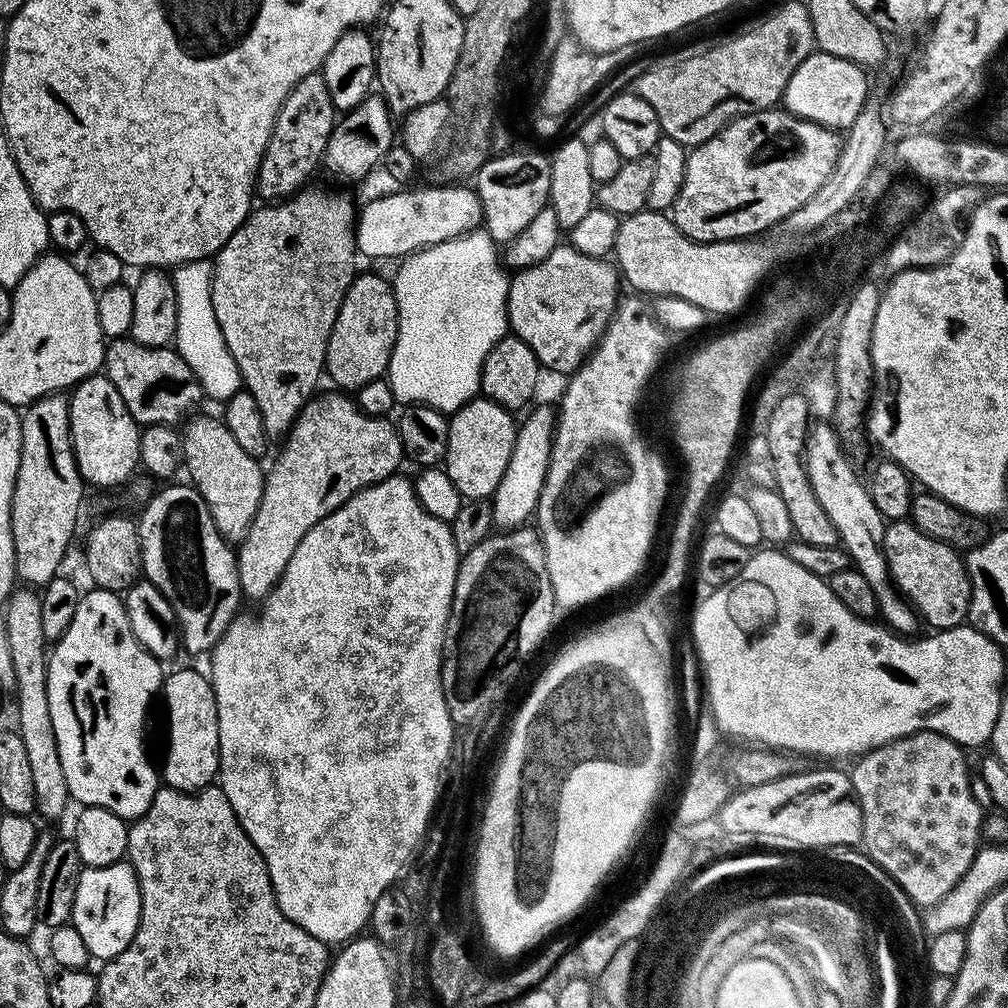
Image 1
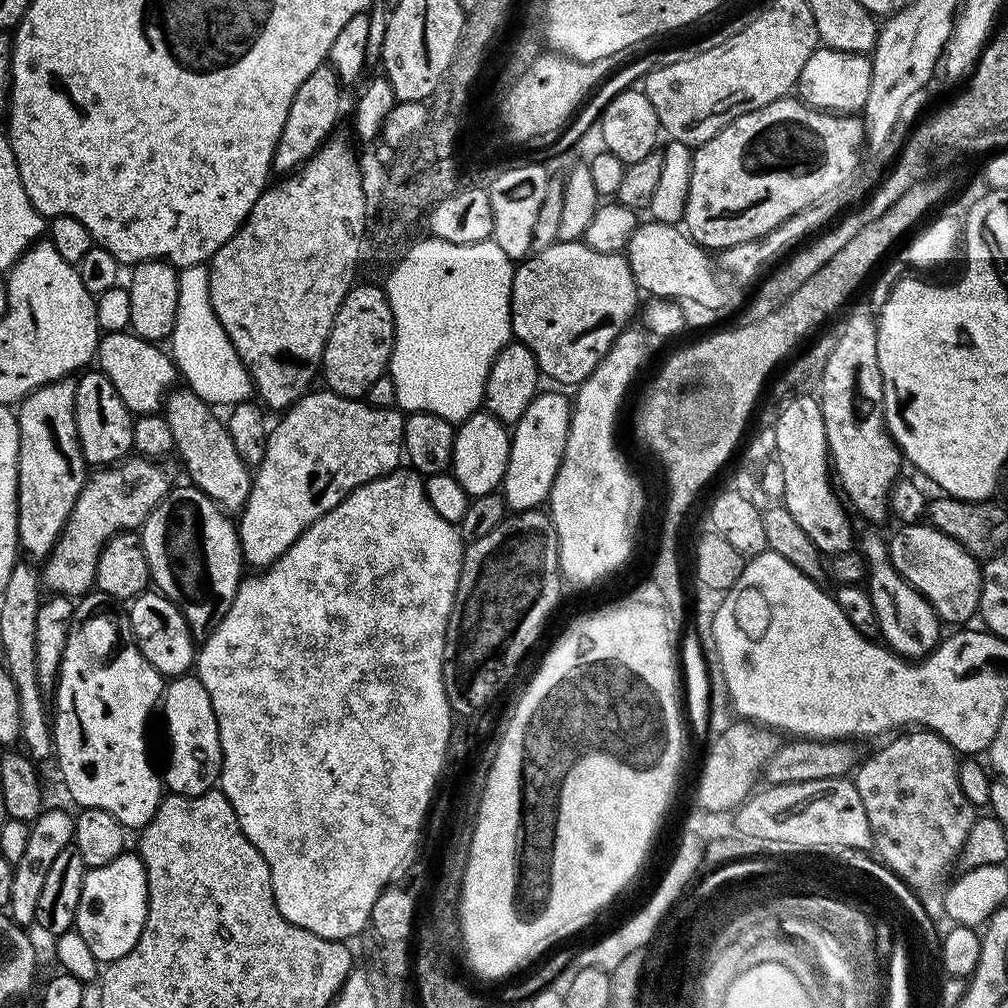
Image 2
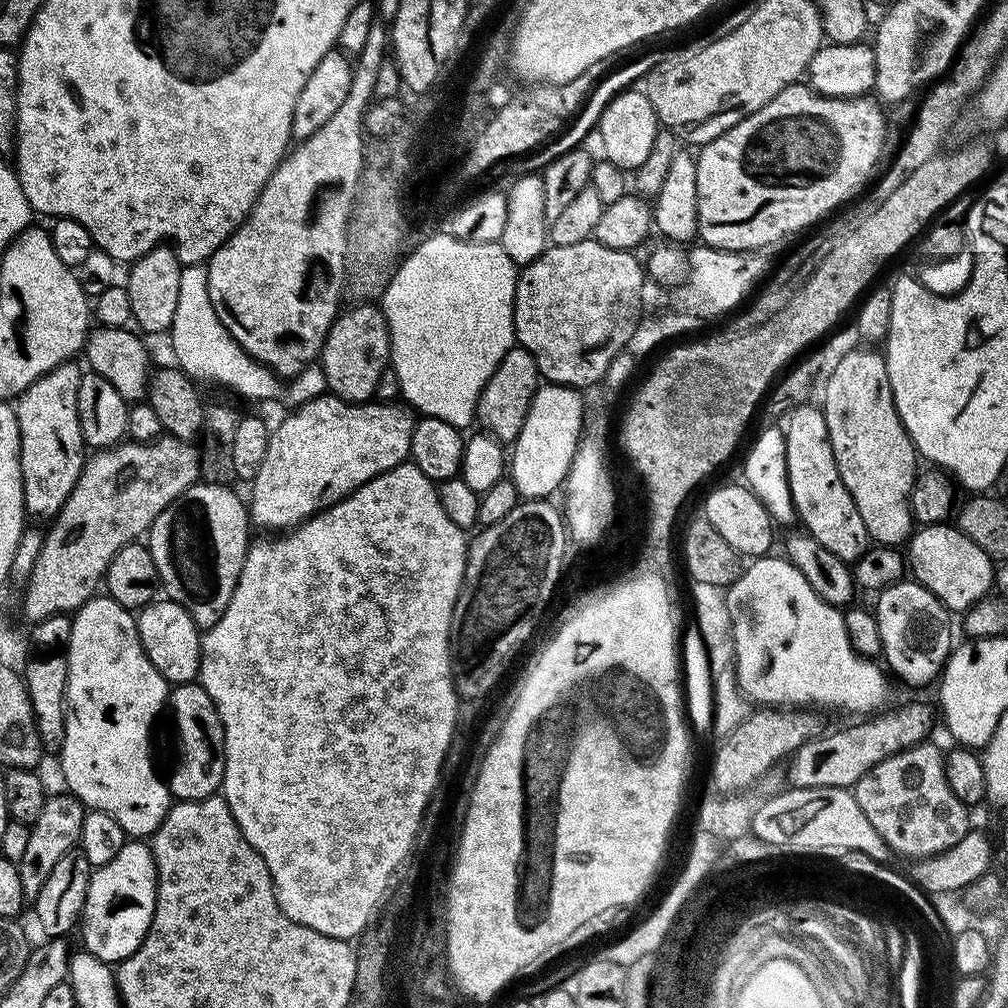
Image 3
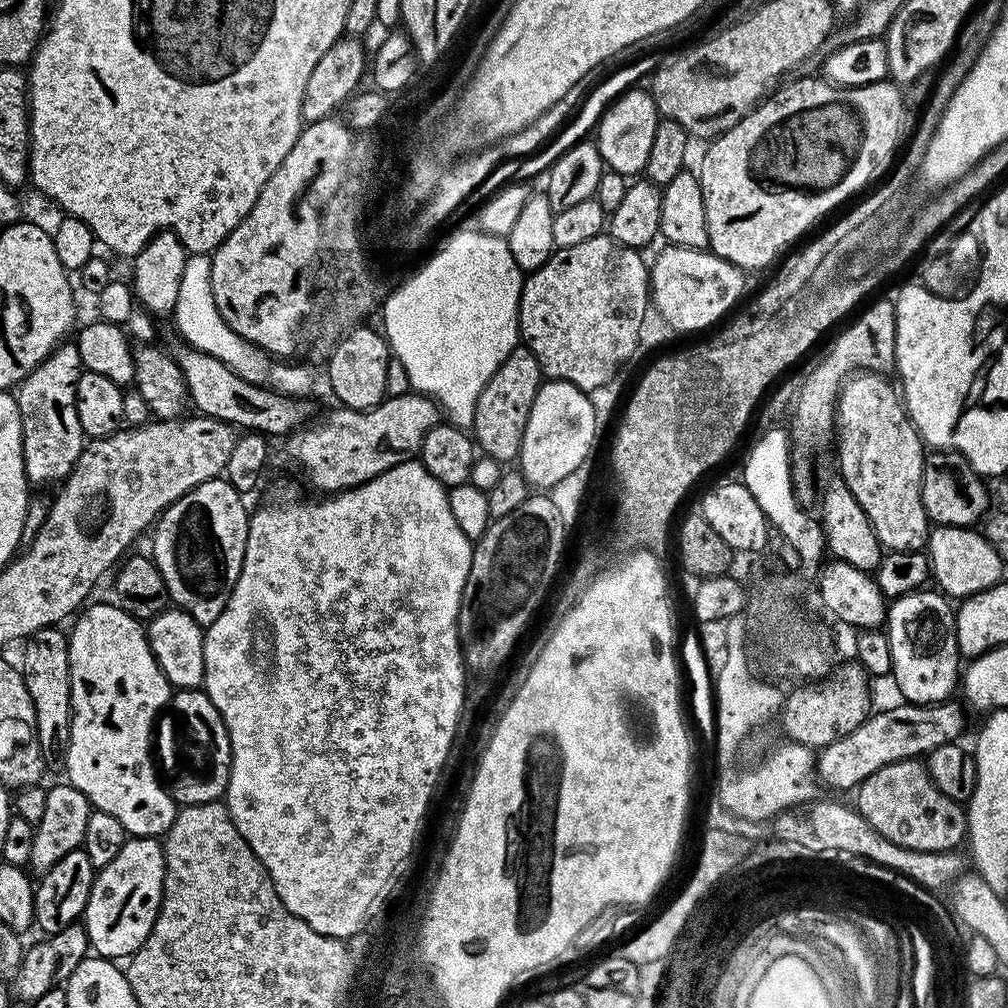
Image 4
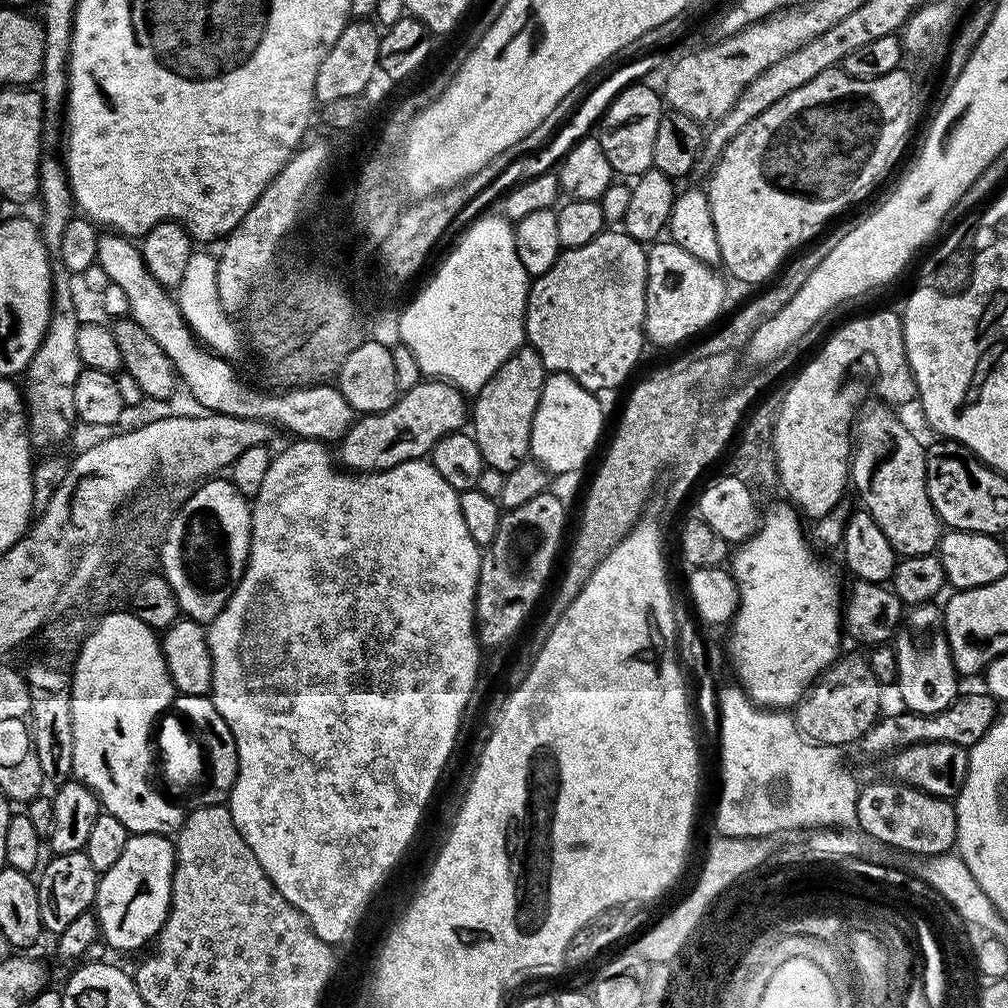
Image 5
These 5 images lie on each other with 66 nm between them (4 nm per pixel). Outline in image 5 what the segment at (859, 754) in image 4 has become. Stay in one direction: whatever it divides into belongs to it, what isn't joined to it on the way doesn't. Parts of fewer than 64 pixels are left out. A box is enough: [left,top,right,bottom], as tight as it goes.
[858,691,998,758]

